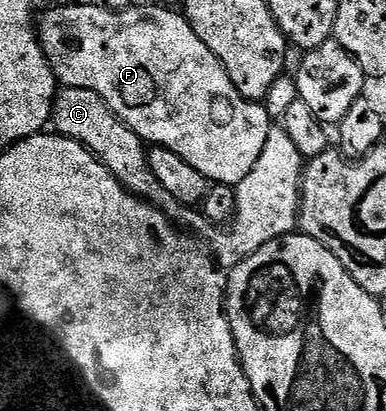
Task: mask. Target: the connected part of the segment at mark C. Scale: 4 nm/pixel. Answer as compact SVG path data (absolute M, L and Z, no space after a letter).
M61 87L53 97L51 114L53 114L52 130L71 141L81 143L86 151L96 155L98 160L104 163L109 174L113 175L126 191L130 191L138 199L156 205L166 213L172 212L175 201L159 185L159 181L155 181L155 175L149 168L146 144L118 121L97 93L91 93L91 89Z

